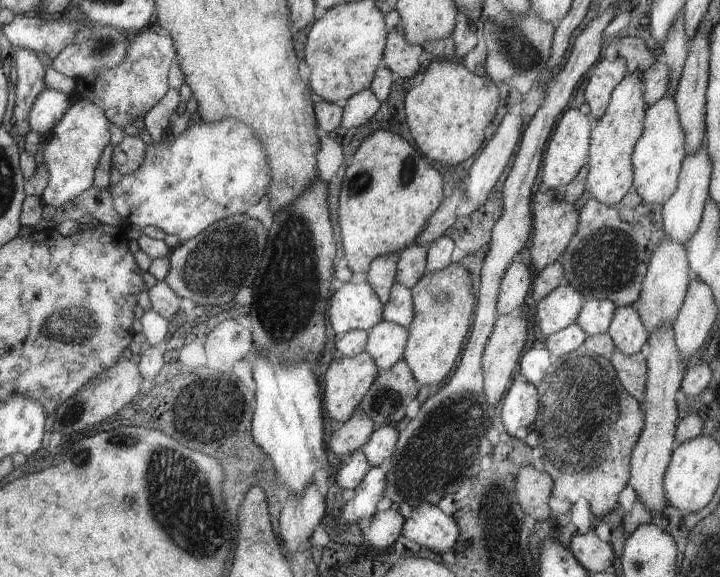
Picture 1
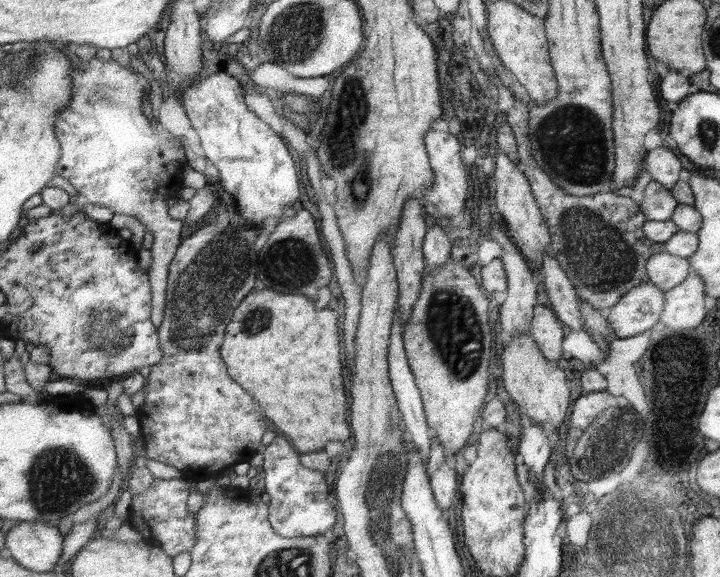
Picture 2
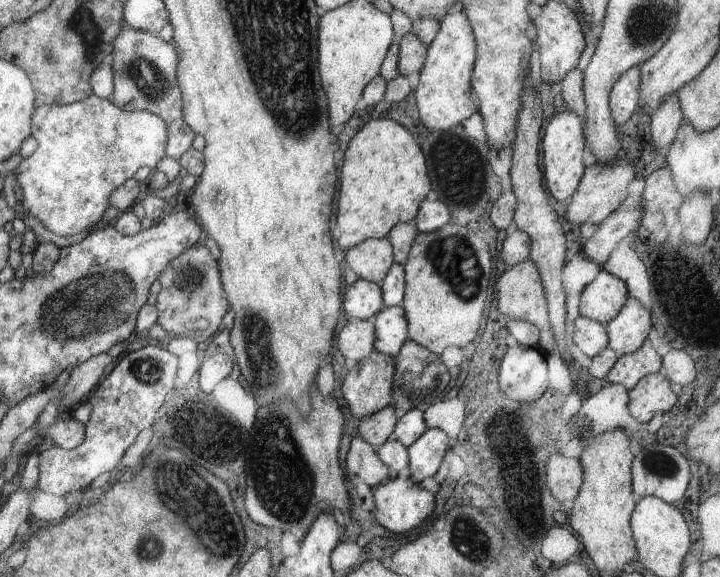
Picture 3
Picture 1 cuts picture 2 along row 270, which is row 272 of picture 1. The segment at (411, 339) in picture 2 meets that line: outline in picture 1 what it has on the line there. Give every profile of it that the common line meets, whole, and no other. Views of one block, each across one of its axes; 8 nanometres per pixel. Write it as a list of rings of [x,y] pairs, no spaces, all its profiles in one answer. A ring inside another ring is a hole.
[[[445,234],[439,240],[435,240],[429,248],[429,272],[419,280],[419,284],[413,288],[413,300],[415,300],[415,320],[411,322],[411,338],[407,344],[405,360],[411,364],[411,370],[415,372],[417,380],[421,386],[443,386],[453,372],[457,370],[461,362],[461,352],[469,332],[475,326],[475,304],[477,302],[477,286],[473,280],[473,274],[469,268],[465,268],[463,262],[451,264],[453,262],[453,250],[457,242]]]

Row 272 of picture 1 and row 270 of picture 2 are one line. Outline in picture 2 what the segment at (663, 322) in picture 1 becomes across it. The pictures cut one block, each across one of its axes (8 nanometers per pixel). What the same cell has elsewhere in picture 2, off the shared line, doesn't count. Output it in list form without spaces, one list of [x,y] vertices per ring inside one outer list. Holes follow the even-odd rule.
[[[657,252],[651,256],[645,264],[649,280],[659,286],[661,290],[671,290],[679,286],[689,274],[691,274],[691,264],[687,258],[679,258],[665,252]]]

